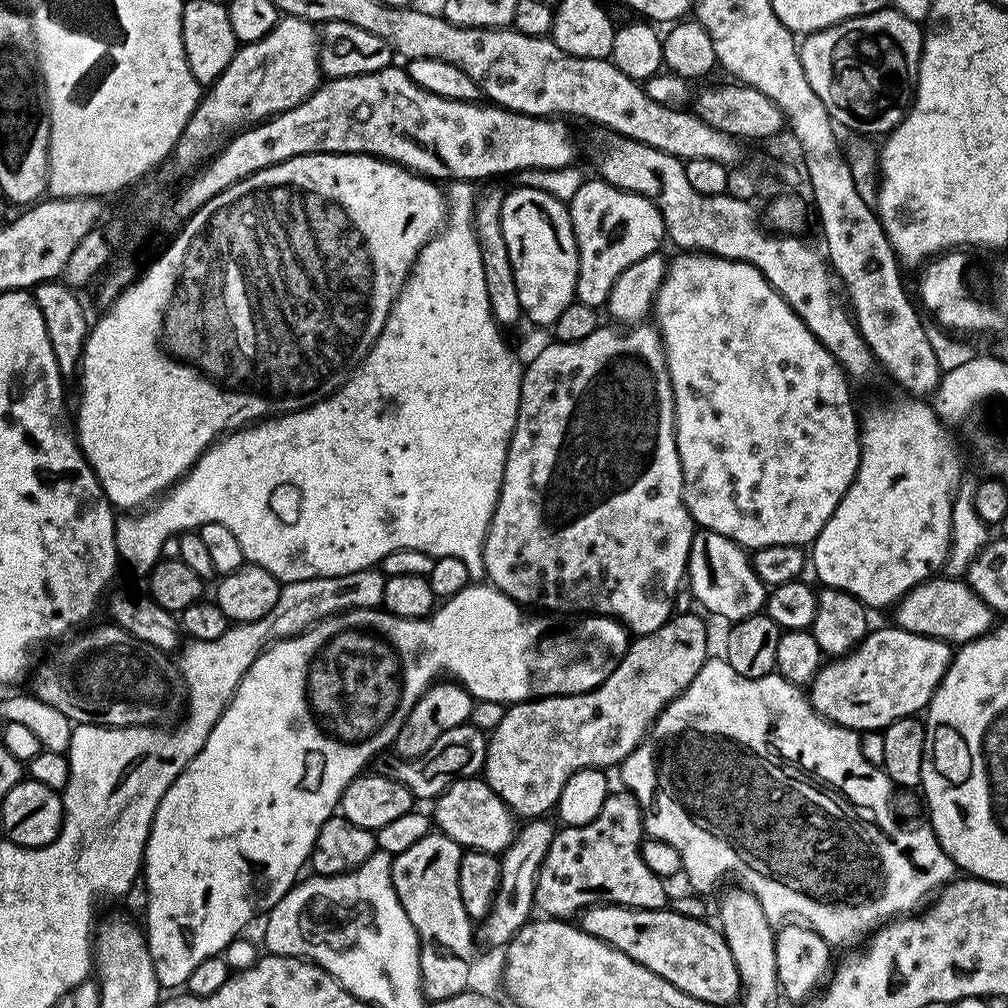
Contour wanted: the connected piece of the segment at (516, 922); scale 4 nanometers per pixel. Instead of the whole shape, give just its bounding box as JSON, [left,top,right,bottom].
[476,818,556,947]

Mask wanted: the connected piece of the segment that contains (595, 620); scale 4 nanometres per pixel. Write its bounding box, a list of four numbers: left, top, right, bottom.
[142,582,630,990]

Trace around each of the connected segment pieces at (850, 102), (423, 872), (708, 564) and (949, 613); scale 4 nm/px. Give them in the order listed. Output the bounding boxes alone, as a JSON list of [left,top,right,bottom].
[[799,7,924,137],[392,830,474,1001],[686,528,769,622],[895,578,994,646]]

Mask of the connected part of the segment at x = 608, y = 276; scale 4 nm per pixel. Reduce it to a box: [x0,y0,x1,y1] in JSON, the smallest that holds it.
[566,178,666,309]

